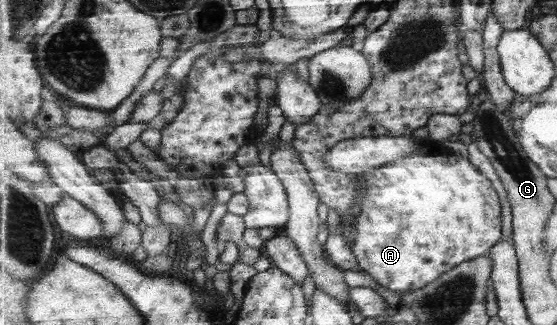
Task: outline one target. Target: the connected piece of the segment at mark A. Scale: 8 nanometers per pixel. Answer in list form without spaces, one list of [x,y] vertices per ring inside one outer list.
[[[428,140],[410,156],[366,173],[365,179],[367,182],[365,182],[364,186],[364,197],[362,197],[360,203],[360,211],[356,215],[355,241],[350,246],[360,263],[360,268],[369,273],[374,278],[374,281],[386,289],[398,293],[422,289],[424,286],[428,286],[428,284],[440,279],[444,273],[459,267],[459,264],[488,254],[491,248],[498,244],[500,238],[502,238],[502,204],[500,204],[500,196],[498,196],[494,184],[467,157],[464,158],[461,153],[452,153],[440,147],[439,142]]]

